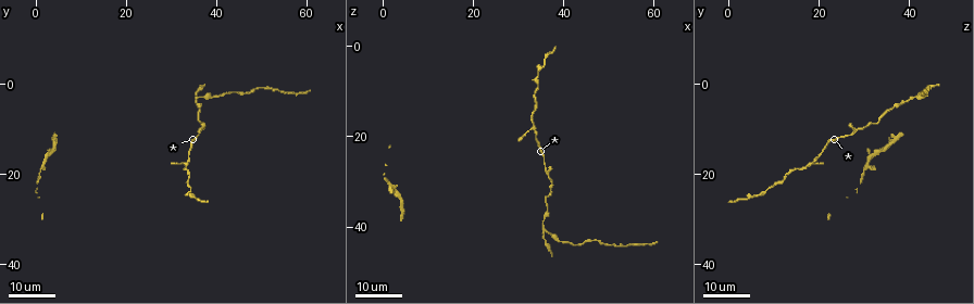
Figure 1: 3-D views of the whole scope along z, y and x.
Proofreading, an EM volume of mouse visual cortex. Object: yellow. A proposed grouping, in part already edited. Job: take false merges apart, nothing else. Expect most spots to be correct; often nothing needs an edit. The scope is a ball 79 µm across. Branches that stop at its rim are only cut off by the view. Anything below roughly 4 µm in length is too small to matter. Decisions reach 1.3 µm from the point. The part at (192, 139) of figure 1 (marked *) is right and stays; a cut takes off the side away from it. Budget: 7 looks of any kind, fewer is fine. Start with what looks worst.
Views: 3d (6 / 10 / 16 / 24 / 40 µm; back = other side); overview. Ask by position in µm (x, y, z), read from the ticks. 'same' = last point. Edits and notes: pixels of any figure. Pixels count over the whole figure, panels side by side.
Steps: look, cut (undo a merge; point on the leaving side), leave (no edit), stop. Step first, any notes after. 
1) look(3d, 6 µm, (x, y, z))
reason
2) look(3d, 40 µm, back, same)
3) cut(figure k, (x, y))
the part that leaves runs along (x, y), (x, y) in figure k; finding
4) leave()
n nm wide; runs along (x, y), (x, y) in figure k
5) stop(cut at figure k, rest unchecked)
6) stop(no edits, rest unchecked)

look(3d, 16 µm, (36.0, 2.5, 41.0))
side arm on a straight run

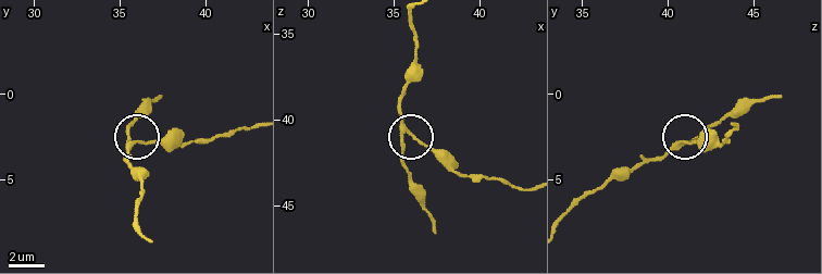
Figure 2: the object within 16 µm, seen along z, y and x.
look(3d, 10 µm, (35.6, 2.9, 40.7))

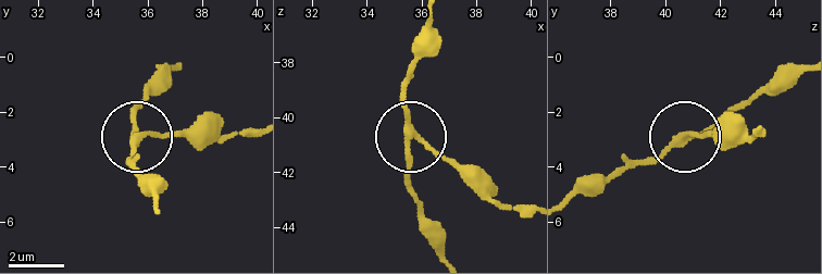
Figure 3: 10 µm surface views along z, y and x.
leave()
3 arms; runs along (431, 17), (403, 87), (410, 190) in figure 3; continuous, no second neuron

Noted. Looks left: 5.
look(3d, 16 µm, (33.0, 17.0, 18.5))
branch point

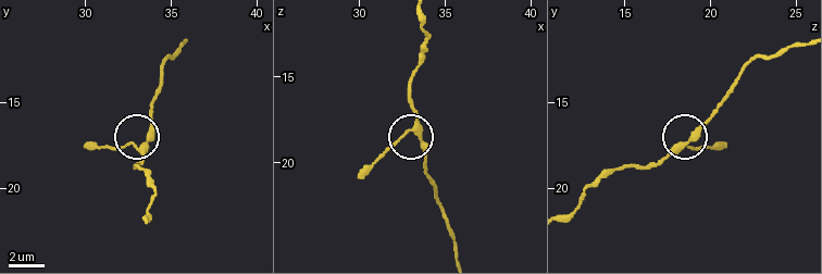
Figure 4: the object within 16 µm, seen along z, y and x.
look(3d, 6 µm, (32.9, 17.5, 18.3))

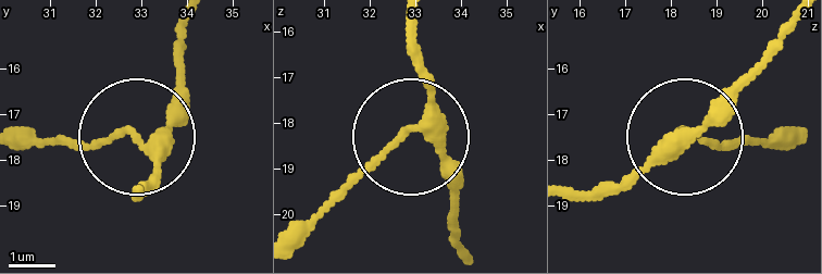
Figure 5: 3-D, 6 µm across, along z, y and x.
leave()
250 nm wide; runs along (463, 256), (451, 177), (424, 131), (416, 53) in figure 5; one neuron here

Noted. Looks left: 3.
look(3d, 16 µm, (37.0, 10.0, 29.0))
side arm on a straight run

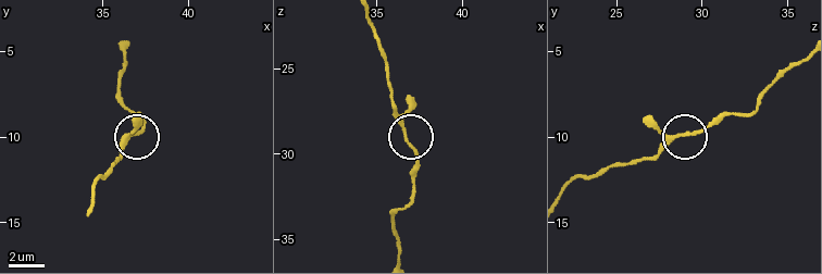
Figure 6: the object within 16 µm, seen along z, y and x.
look(3d, 6 µm, (36.6, 9.8, 28.5))

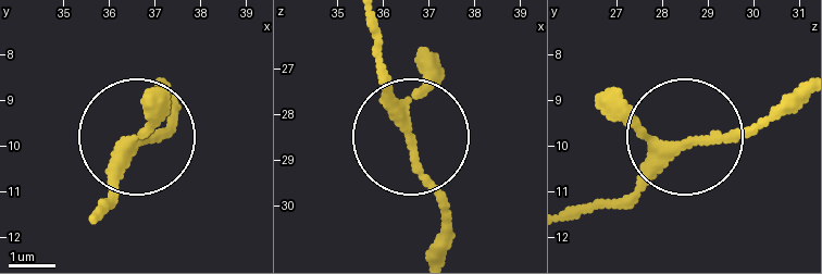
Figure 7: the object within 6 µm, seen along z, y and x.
leave()
runs along (376, 27), (391, 121), (453, 234) in figure 7; all the same neuron

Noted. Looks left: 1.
stop(no edits, rest unchecked)

